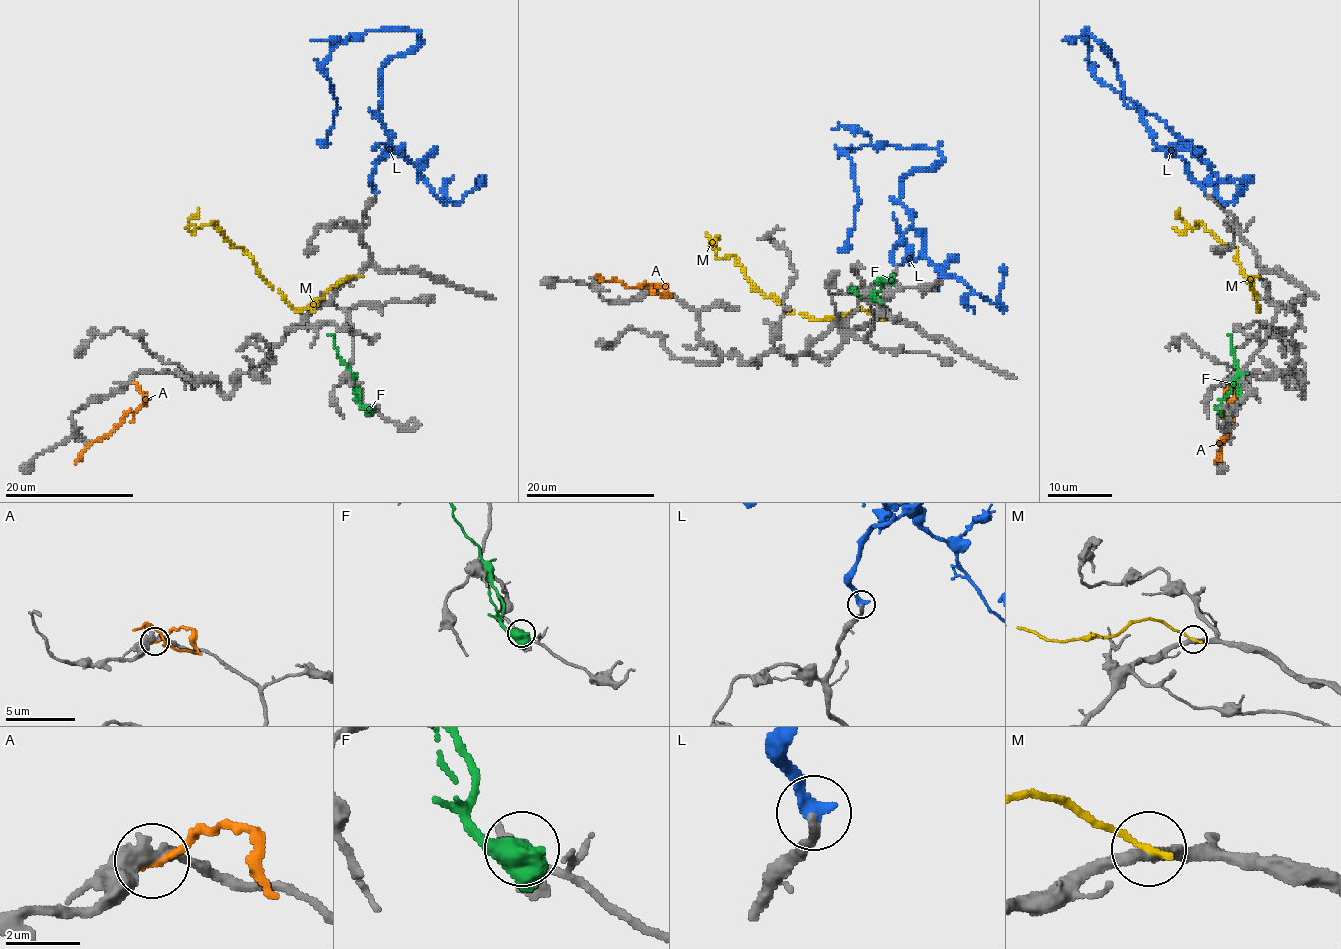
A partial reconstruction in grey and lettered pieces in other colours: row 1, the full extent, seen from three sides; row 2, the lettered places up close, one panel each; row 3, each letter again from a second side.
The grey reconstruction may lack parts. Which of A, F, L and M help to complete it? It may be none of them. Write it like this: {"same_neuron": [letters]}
{"same_neuron": ["L"]}

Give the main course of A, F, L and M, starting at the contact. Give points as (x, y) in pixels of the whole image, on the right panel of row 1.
A: (1231, 382), (1225, 396), (1236, 401), (1236, 408), (1225, 414), (1228, 435), (1220, 441), (1215, 462)
F: (1222, 406), (1238, 372), (1230, 333)
L: (1205, 193), (1186, 162), (1154, 141), (1144, 115), (1126, 104), (1118, 67), (1088, 28), (1091, 73), (1191, 141)
M: (1259, 275), (1249, 283), (1259, 311), (1238, 251), (1197, 222), (1196, 228), (1188, 227), (1178, 209)

